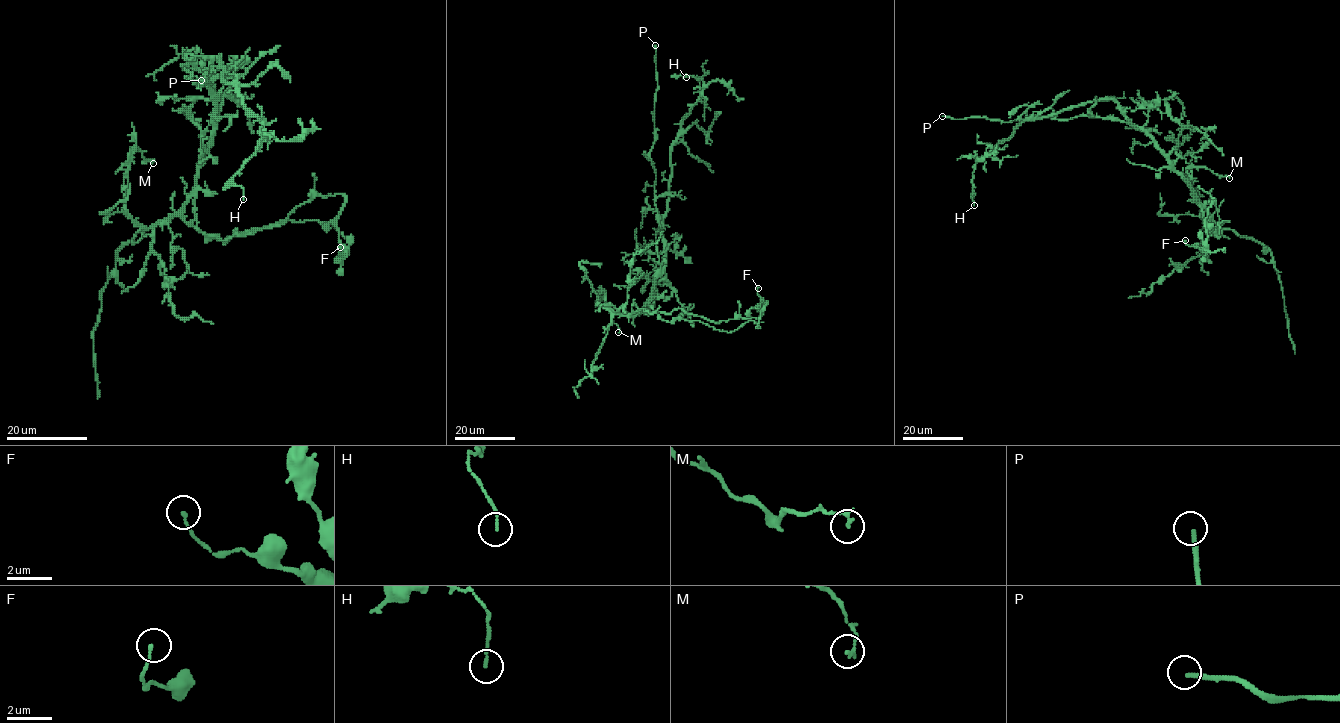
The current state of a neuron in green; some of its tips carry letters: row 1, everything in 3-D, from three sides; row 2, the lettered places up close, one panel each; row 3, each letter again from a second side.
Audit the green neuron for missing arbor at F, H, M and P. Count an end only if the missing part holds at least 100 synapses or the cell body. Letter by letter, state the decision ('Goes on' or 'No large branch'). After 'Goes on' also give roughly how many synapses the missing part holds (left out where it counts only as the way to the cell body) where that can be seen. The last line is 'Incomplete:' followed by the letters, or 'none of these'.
F: No large branch
H: No large branch
M: No large branch
P: No large branch
Incomplete: none of these

